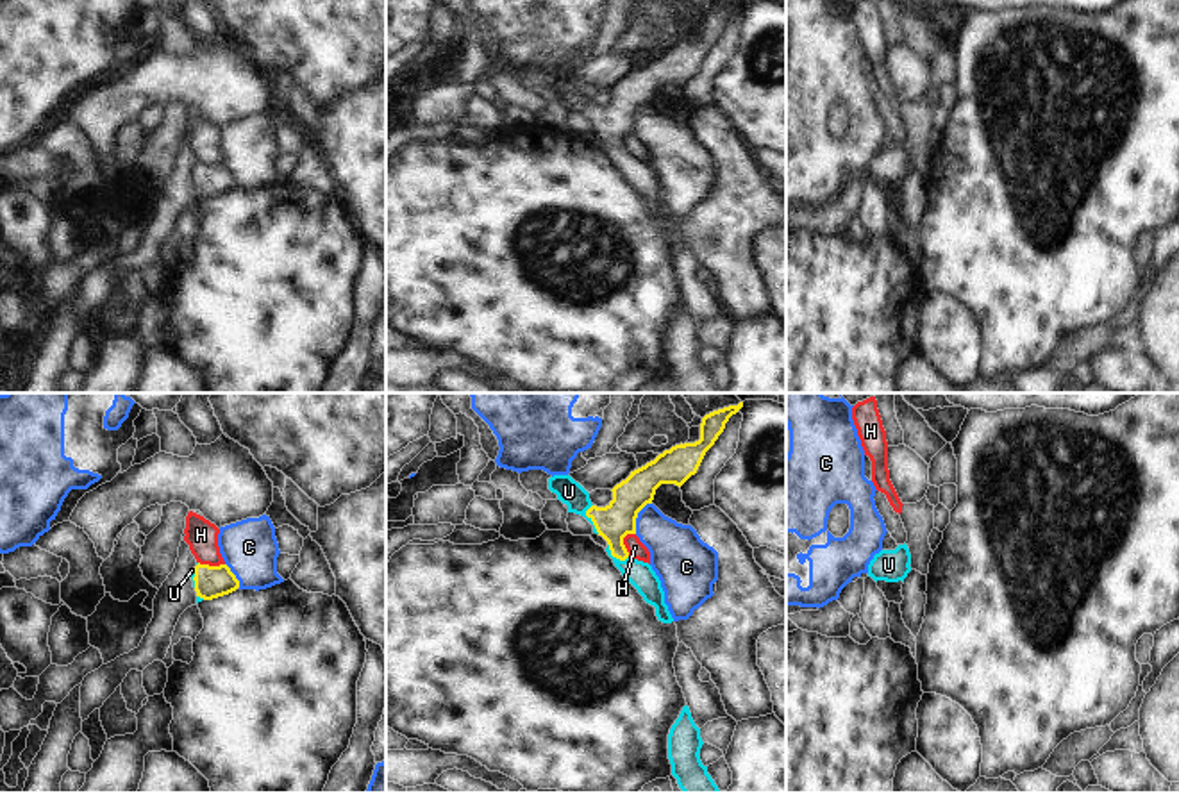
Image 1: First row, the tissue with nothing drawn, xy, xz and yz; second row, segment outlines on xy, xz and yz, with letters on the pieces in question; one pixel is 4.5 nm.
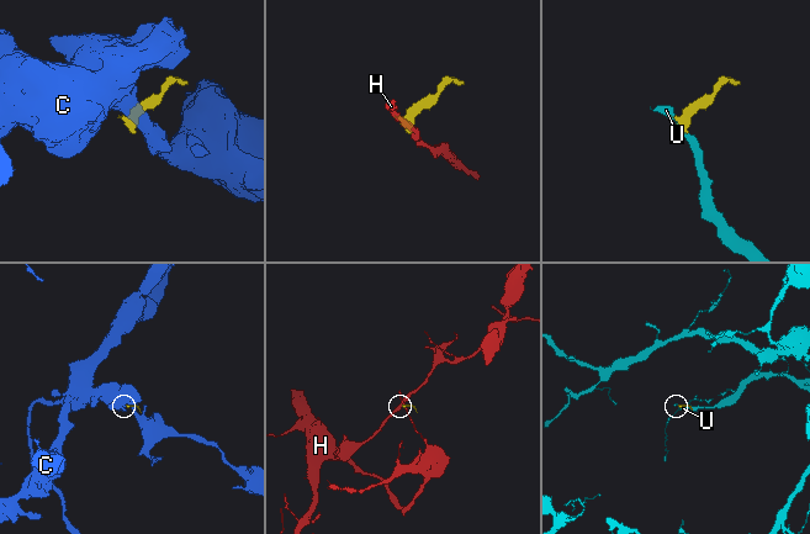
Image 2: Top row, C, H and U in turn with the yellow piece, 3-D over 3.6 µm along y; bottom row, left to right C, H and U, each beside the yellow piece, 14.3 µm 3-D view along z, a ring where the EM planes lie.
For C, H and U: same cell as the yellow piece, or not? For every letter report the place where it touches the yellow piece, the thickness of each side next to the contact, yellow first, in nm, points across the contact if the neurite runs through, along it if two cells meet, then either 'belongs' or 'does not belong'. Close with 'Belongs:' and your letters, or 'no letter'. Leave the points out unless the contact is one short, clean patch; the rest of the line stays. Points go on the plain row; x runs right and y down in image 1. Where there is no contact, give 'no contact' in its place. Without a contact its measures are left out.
C: contact xz (636, 116); calibres 160 and 260 nm; border xz (651, 102), (638, 113), (635, 133); does not belong
H: contact xz (624, 145); calibres 160 and 80 nm; border xz (627, 133), (624, 147), (631, 156); does not belong
U: contact xz (588, 116); calibres 160 and 110 nm; way xz (613, 122), (588, 116), (568, 91); belongs
Belongs: U

